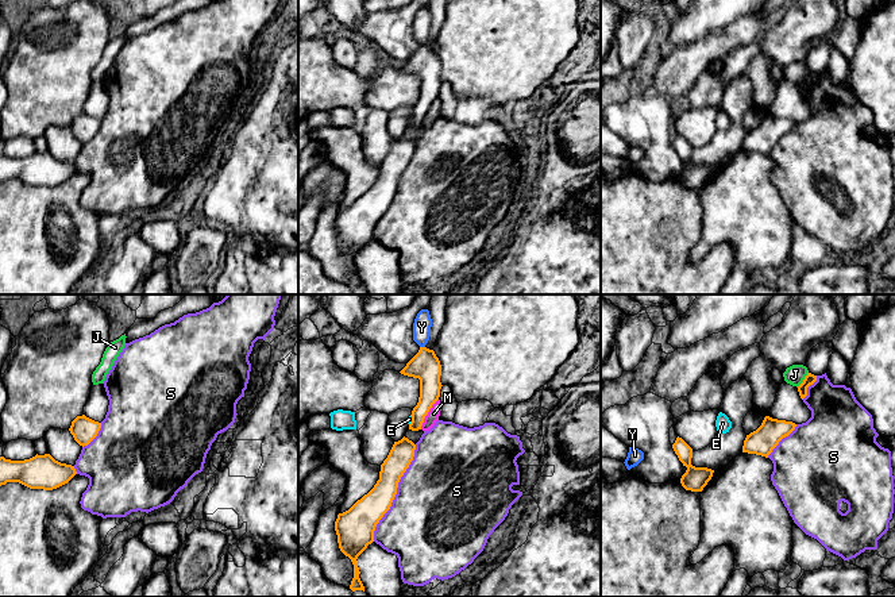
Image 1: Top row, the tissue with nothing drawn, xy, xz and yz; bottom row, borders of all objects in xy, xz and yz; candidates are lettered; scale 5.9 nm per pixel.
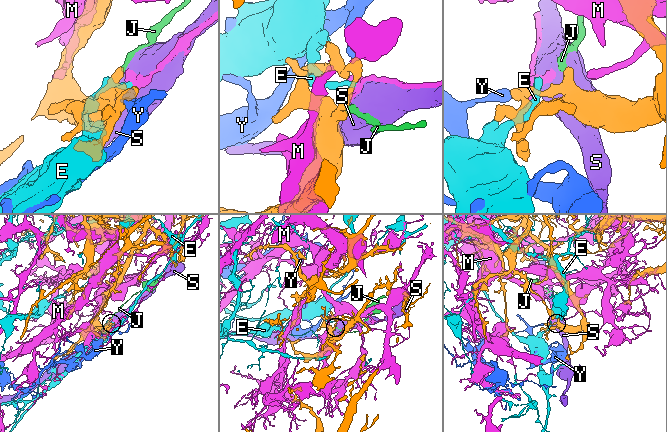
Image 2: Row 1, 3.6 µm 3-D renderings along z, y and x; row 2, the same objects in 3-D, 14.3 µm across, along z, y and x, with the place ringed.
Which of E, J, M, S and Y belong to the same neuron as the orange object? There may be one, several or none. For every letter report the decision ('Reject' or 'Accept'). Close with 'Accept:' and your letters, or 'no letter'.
E: Reject
J: Reject
M: Reject
S: Reject
Y: Reject
Accept: no letter

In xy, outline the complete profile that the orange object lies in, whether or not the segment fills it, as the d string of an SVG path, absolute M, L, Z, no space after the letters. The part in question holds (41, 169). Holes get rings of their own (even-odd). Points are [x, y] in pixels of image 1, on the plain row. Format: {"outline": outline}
{"outline": "M50 151L24 158L0 154L0 184L19 180L30 186L53 188L67 181L77 172L74 163L55 158Z"}

